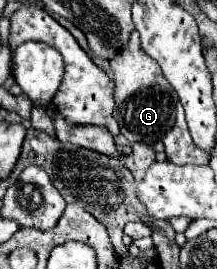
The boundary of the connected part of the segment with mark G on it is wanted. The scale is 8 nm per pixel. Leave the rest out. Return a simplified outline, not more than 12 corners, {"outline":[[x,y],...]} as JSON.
{"outline":[[134,31],[110,61],[114,119],[154,145],[176,123],[178,95]]}

